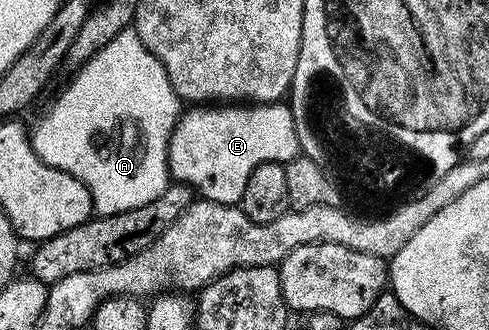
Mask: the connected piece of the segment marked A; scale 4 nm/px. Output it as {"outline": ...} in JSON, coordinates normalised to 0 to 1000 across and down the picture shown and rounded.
{"outline":[[[280,103],[229,115],[221,139],[149,221],[135,270],[112,297],[94,352],[65,388],[70,464],[98,503],[147,527],[184,579],[192,642],[204,655],[278,636],[327,588],[350,555],[344,430],[368,348],[368,306],[339,248],[339,215],[286,127]]]}

